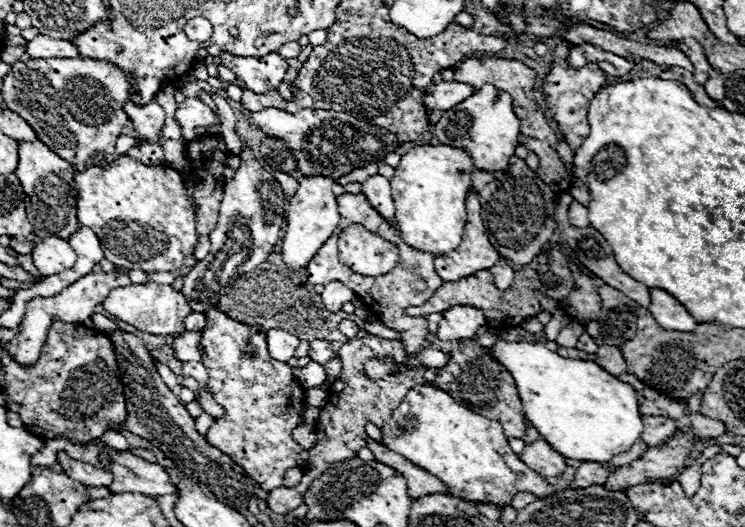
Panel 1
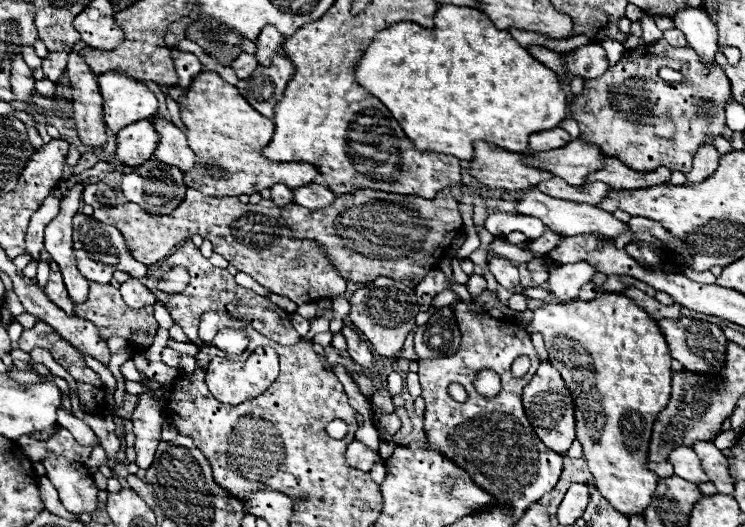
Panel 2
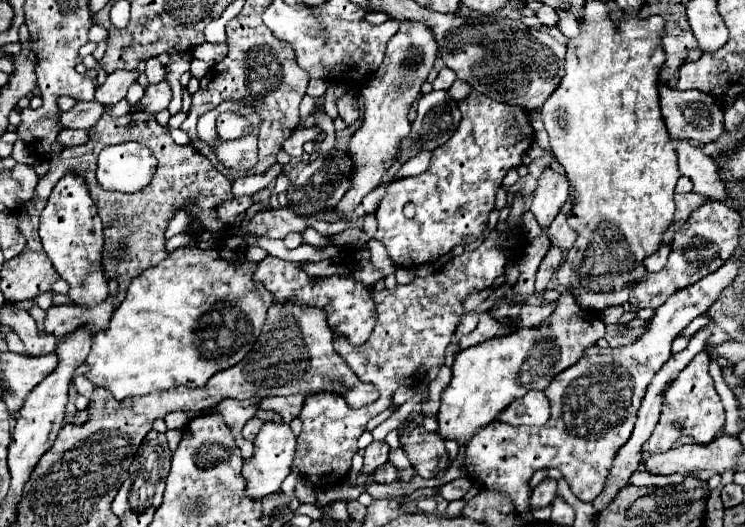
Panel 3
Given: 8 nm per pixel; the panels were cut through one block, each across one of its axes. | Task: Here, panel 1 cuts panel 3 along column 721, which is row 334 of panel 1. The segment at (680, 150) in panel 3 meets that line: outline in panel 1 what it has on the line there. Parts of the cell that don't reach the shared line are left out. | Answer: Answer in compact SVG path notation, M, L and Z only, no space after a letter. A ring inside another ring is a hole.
M184 330L182 334L174 336L174 356L182 362L200 362L200 334Z

